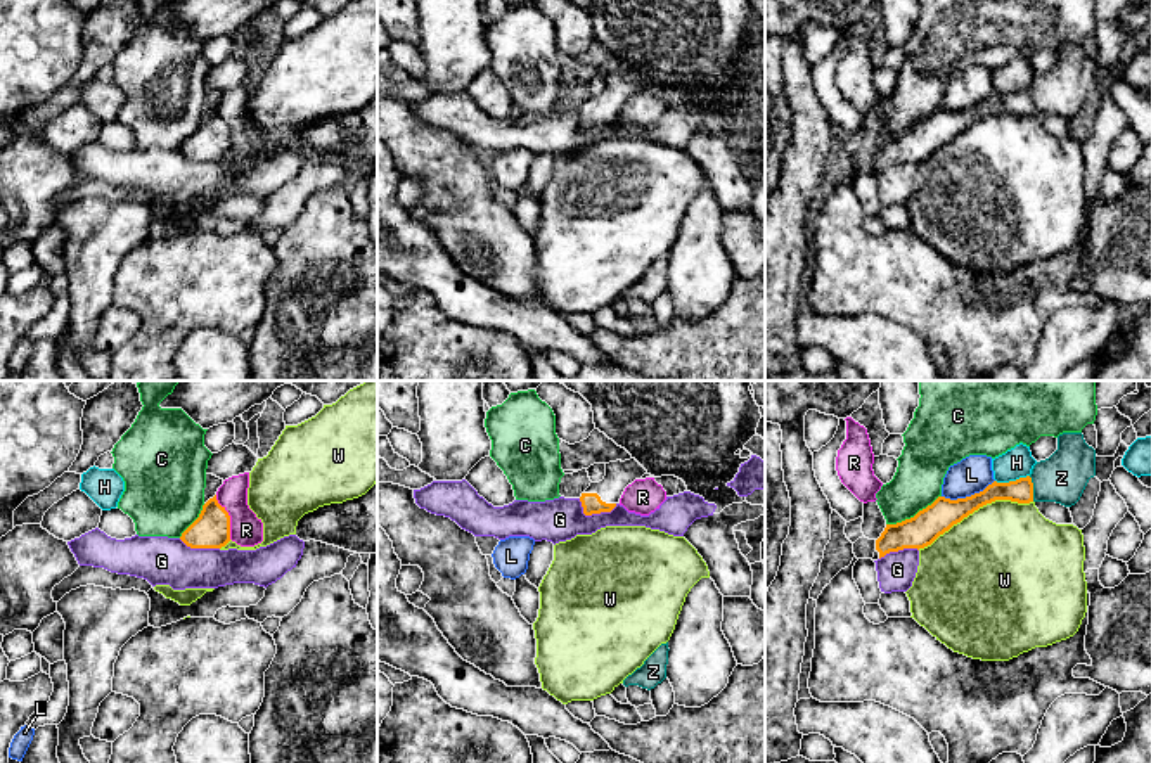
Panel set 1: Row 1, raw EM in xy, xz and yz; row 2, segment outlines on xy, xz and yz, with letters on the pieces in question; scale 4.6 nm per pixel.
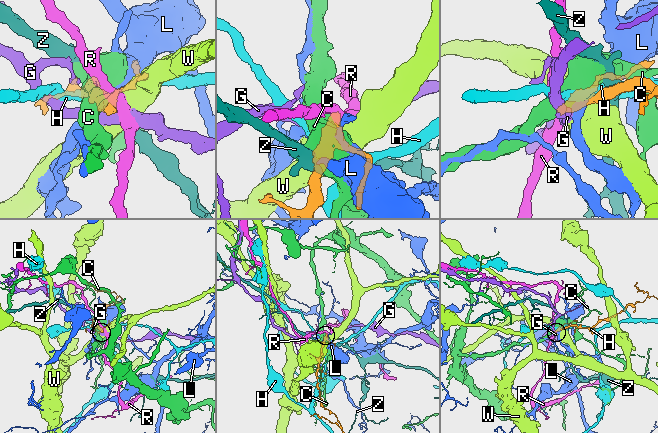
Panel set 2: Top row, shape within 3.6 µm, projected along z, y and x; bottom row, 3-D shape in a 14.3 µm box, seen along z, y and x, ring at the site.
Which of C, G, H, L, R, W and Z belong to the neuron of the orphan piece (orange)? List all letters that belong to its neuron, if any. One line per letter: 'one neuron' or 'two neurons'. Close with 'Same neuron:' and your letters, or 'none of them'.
C: two neurons
G: two neurons
H: two neurons
L: two neurons
R: two neurons
W: two neurons
Z: two neurons
Same neuron: none of them

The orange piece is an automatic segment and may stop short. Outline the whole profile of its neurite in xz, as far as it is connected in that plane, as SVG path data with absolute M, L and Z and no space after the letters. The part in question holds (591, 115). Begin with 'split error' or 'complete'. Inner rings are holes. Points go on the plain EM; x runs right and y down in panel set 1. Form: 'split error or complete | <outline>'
split error | M616 73L606 76L606 88L582 106L580 114L585 128L611 125L628 97L640 92L647 83L635 73Z

